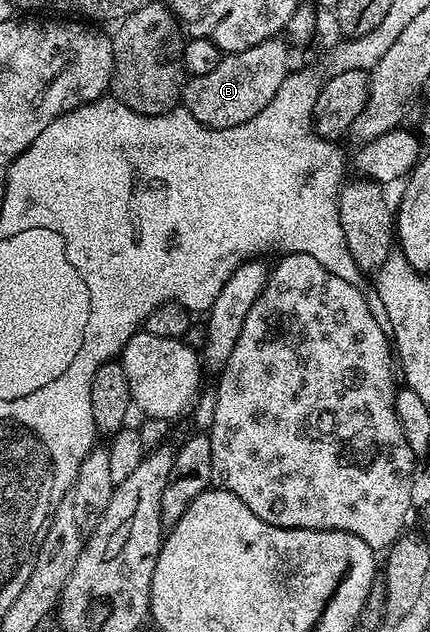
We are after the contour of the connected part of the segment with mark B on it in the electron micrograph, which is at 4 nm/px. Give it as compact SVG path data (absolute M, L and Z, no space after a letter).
M274 37L259 45L251 45L251 49L222 54L219 65L211 69L211 73L186 78L180 97L184 110L190 111L203 125L215 129L251 121L251 117L258 115L275 93L279 93L279 85L283 85L291 70L289 47L283 40Z

